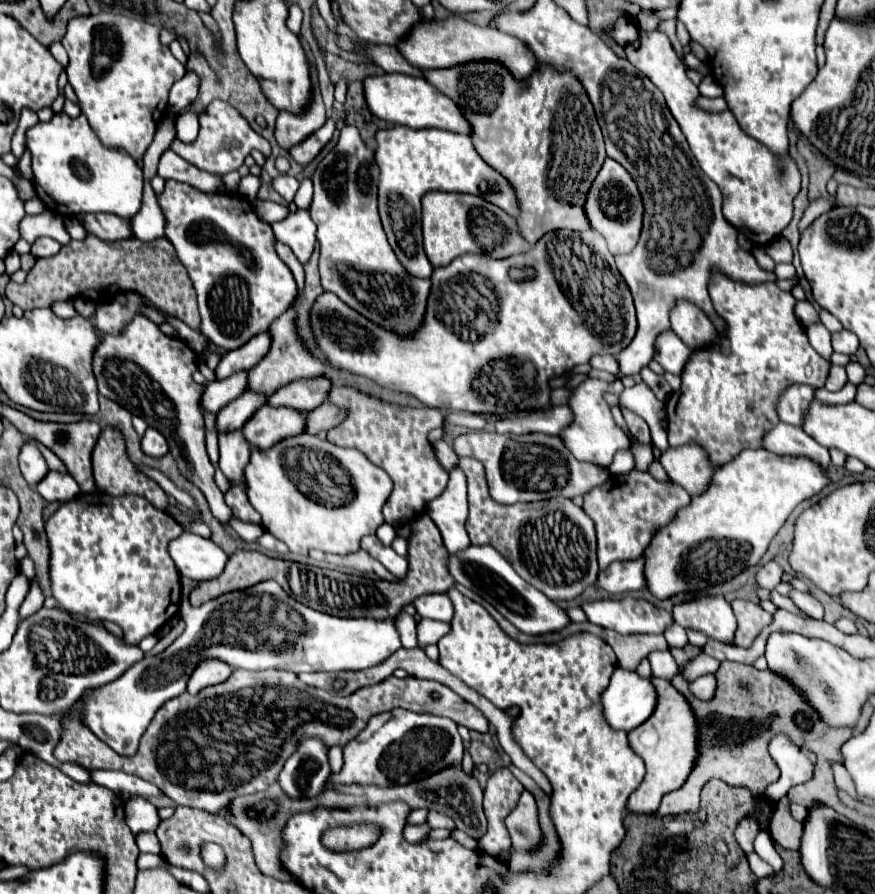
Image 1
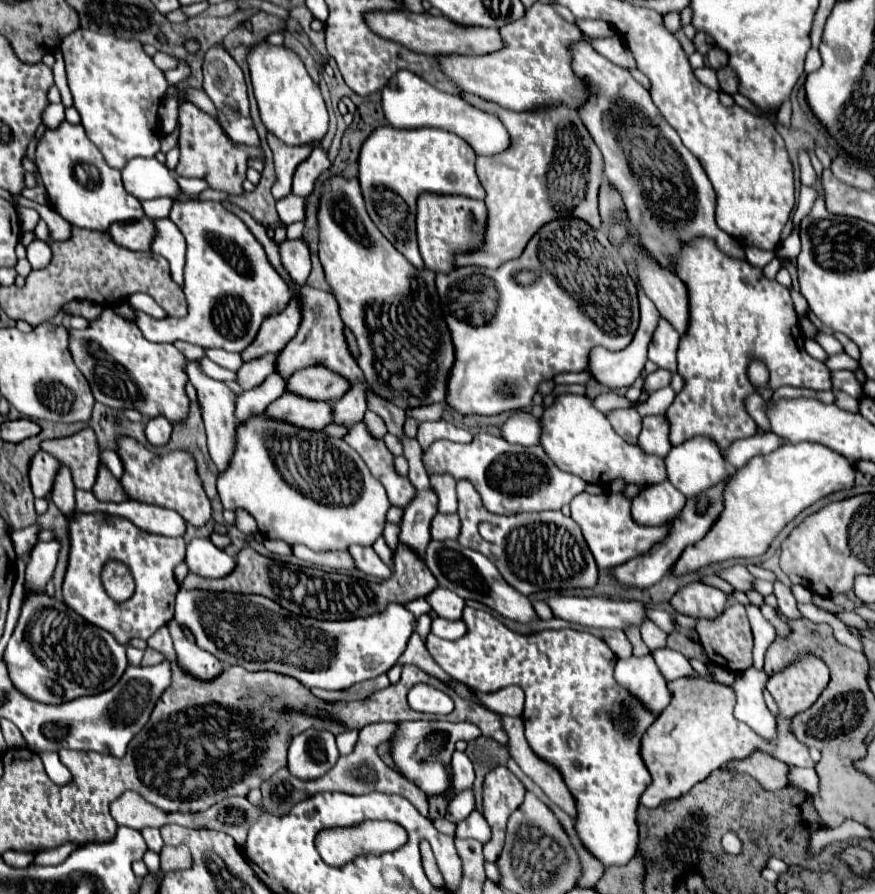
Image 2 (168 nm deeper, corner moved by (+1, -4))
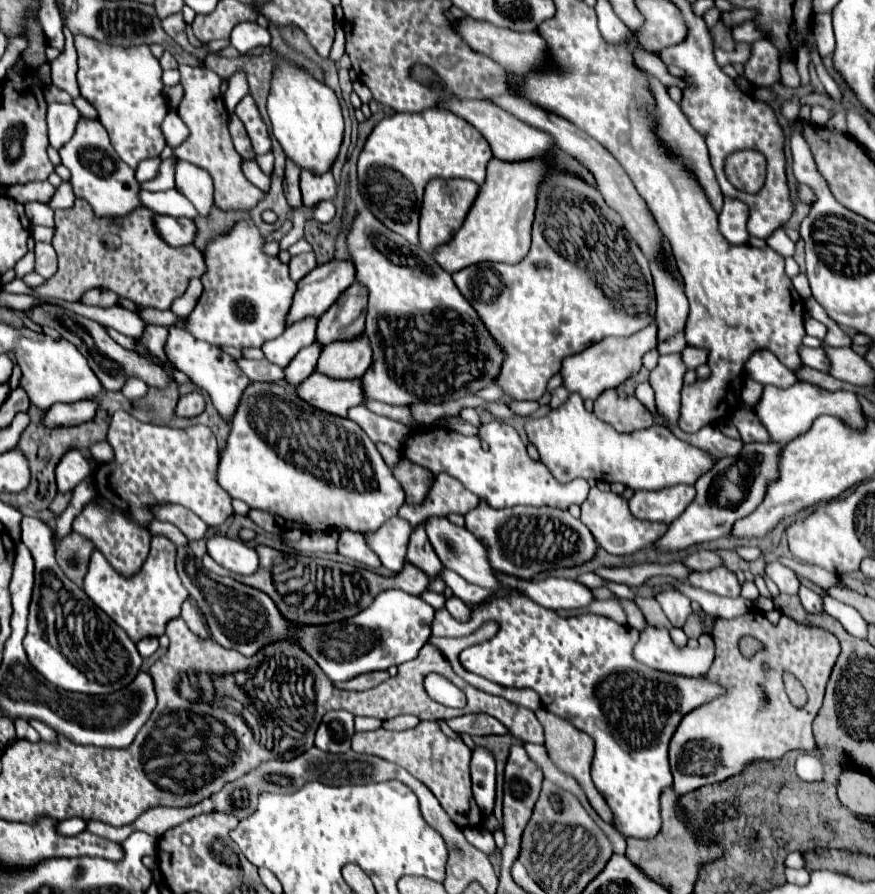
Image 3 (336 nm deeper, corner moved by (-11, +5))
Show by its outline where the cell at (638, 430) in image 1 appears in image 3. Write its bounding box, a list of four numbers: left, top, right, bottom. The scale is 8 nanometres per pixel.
[594,390,654,432]

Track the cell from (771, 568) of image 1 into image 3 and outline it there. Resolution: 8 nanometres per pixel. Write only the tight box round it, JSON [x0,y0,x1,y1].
[684,550,724,570]

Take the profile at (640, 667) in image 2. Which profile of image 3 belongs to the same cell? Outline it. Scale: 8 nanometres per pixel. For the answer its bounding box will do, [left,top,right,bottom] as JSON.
[634,626,715,676]

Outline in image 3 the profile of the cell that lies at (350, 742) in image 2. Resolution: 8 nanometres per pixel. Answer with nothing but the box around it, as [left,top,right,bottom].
[354,716,382,732]

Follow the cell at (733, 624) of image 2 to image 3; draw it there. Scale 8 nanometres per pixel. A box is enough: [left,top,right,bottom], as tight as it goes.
[670,610,840,794]

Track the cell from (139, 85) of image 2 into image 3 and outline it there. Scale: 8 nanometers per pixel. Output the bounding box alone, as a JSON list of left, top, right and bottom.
[74,34,168,168]

